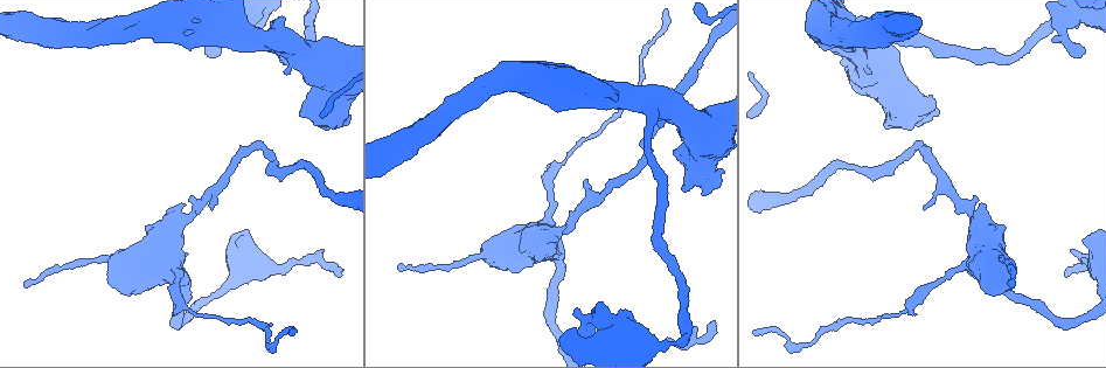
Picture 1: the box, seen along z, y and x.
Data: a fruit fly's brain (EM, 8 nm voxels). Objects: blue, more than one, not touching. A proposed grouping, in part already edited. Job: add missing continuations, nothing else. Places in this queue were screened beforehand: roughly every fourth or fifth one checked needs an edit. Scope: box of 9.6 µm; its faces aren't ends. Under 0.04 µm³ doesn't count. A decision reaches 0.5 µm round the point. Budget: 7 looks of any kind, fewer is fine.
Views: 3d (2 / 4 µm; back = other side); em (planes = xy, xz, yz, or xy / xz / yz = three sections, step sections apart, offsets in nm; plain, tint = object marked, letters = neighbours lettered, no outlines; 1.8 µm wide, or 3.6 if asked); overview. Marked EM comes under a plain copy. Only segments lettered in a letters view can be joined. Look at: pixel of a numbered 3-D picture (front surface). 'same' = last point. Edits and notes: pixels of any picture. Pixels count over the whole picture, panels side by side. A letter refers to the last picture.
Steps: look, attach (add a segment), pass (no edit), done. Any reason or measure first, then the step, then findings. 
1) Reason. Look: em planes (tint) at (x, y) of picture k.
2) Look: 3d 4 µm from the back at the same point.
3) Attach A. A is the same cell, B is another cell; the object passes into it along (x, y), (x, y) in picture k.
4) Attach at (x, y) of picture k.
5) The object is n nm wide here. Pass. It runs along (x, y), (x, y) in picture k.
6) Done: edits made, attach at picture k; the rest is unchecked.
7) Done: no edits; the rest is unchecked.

Calibre changes. Look: 3d 4 µm at (186, 290) of picture 1.

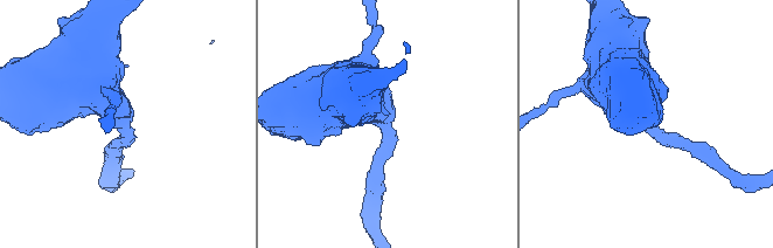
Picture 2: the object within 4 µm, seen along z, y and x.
The arms are 240, 650 nm wide; need the tissue. Look: em planes (tint) at (653, 128) of picture 2.

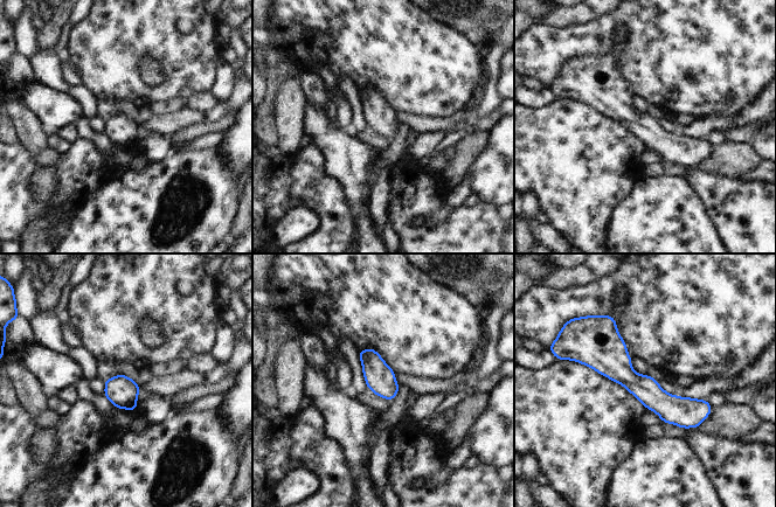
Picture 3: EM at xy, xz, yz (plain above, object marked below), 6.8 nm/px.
What lies round it. Look: em planes (letters) at the same point.

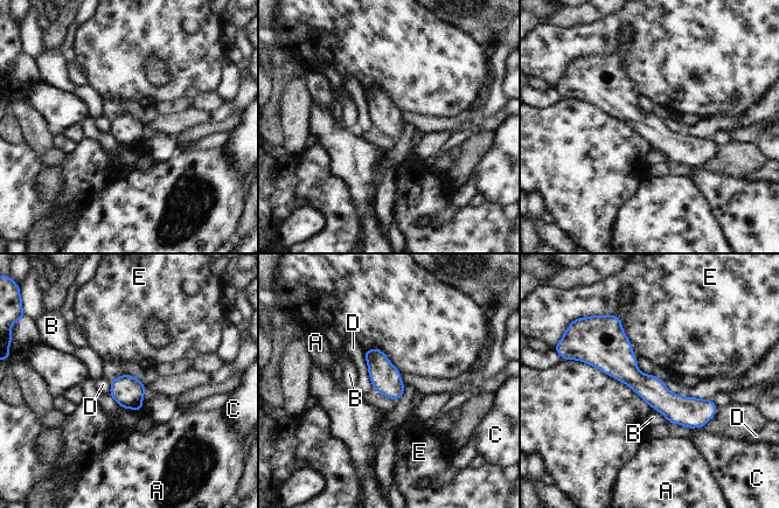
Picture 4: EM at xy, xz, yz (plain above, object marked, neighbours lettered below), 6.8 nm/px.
Pass. A, B, C, D and E are other cells; a border runs along (362, 352), (373, 388) in picture 4; no lettered segment goes on from it.

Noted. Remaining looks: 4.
Branch stops here. Look: em planes (letters) at (287, 72) of picture 1.

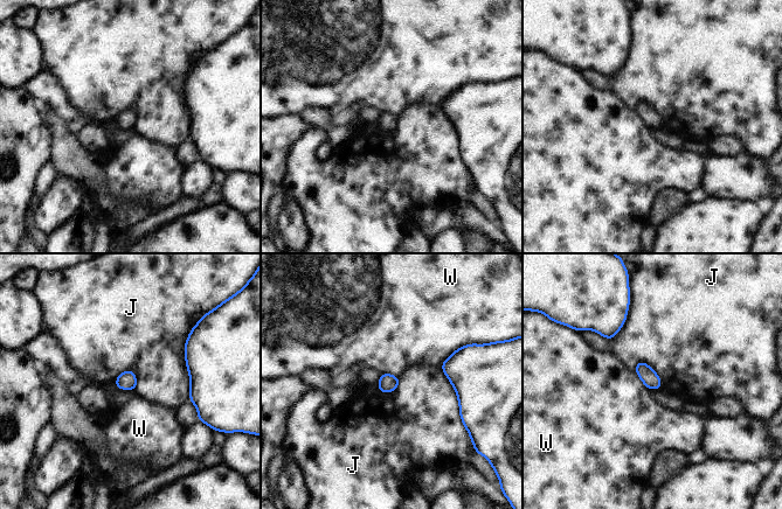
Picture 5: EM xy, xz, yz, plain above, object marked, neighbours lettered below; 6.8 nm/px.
Pass. J and W are other cells; a border runs along (463, 344), (440, 365) in picture 5; no lettered segment goes on from it.

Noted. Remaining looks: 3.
An open end. Look: 3d 4 µm at (209, 54) of picture 1.

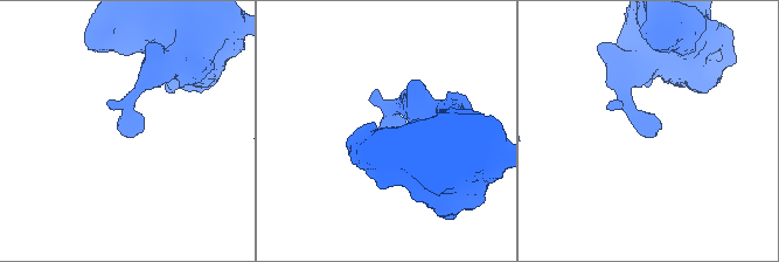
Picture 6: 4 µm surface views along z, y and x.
Now the EM. Look: em xz step 16 (tint) at (125, 127) of picture 6.

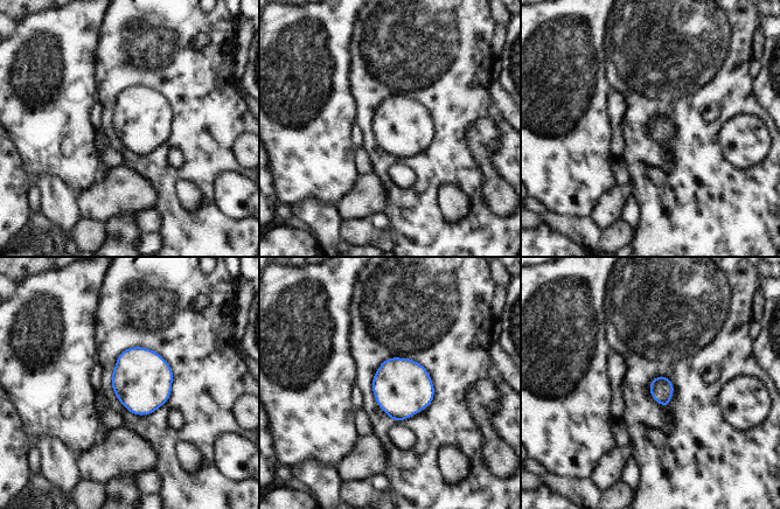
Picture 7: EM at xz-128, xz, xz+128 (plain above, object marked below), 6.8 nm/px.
Look: em planes (letters) at the same point.

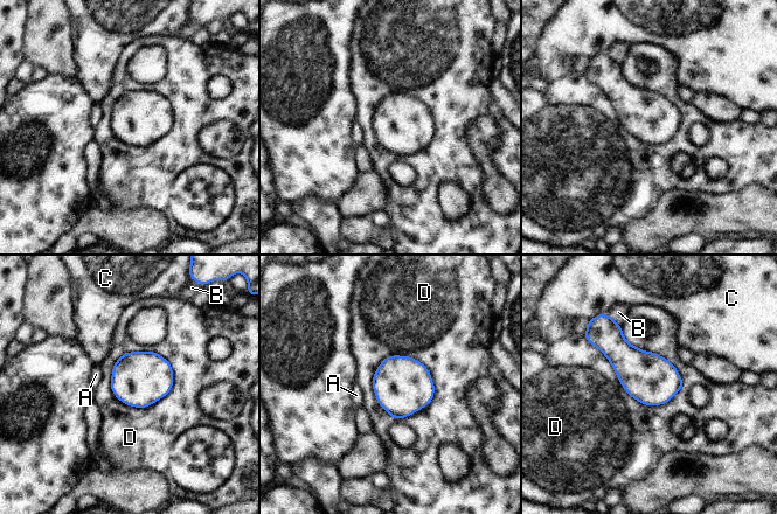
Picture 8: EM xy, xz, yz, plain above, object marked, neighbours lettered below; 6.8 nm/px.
The longest contact is with D, 750 nm. Pass. A, B, C and D are other cells; none of them fits.

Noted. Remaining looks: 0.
Done: no edits; the rest is unchecked.

